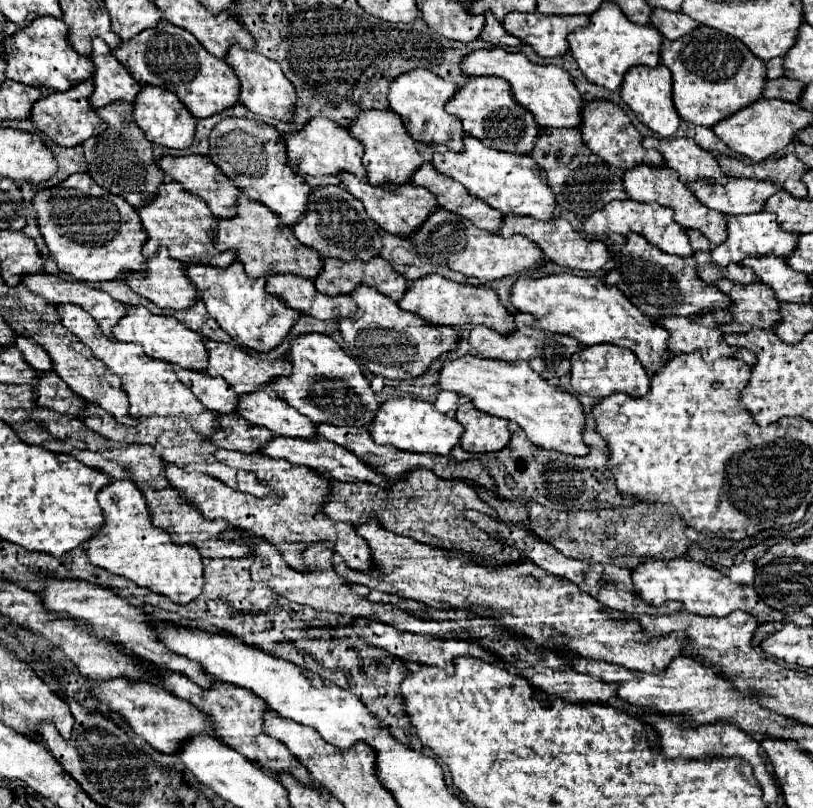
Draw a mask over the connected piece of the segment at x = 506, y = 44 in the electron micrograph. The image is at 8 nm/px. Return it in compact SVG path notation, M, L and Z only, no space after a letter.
M486 12L484 16L486 16L486 24L484 24L482 32L480 32L480 38L482 38L482 40L486 40L486 42L490 42L490 44L494 44L494 46L508 48L508 50L516 50L516 48L522 44L518 38L510 36L510 34L502 28L502 24L492 16L492 12Z

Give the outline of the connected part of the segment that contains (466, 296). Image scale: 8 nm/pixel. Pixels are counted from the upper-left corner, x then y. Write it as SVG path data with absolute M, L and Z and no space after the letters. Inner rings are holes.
M430 274L420 280L414 280L406 290L404 298L398 302L398 306L438 326L454 326L462 330L472 330L472 326L486 326L504 336L514 332L514 316L506 310L506 306L500 302L498 294L492 288L458 284L438 274Z

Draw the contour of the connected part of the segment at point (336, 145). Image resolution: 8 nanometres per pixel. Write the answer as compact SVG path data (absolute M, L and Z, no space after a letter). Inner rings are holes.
M316 118L310 120L310 124L294 134L286 134L286 148L288 148L288 160L292 162L296 174L306 176L336 176L342 172L350 172L358 176L360 180L366 180L366 170L362 166L362 144L350 136L350 132L342 126L336 126L328 118Z

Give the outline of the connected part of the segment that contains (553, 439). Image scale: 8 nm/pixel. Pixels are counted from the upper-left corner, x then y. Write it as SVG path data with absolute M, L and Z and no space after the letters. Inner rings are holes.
M462 356L444 364L440 372L440 388L468 396L472 404L486 414L516 422L530 442L540 448L558 450L568 456L586 456L590 452L588 444L582 440L586 416L578 398L548 384L548 380L534 372L528 362L508 364L478 356Z

